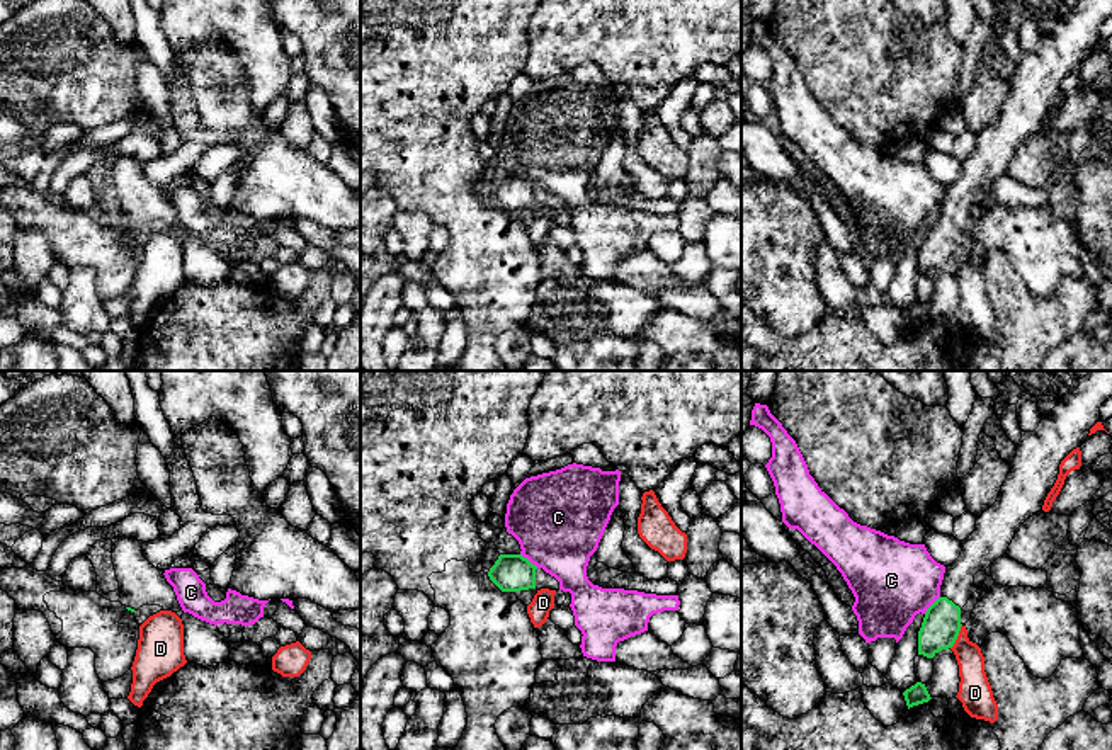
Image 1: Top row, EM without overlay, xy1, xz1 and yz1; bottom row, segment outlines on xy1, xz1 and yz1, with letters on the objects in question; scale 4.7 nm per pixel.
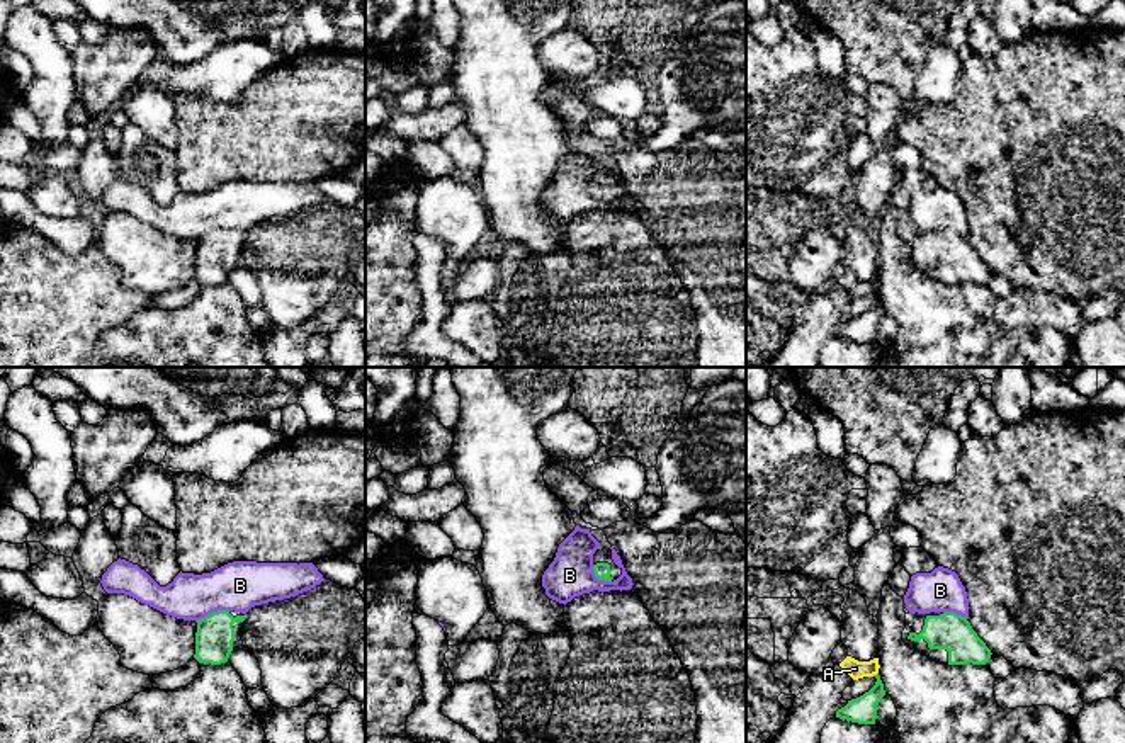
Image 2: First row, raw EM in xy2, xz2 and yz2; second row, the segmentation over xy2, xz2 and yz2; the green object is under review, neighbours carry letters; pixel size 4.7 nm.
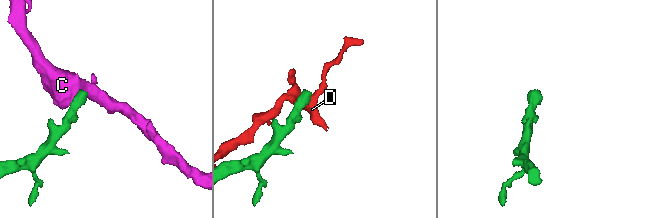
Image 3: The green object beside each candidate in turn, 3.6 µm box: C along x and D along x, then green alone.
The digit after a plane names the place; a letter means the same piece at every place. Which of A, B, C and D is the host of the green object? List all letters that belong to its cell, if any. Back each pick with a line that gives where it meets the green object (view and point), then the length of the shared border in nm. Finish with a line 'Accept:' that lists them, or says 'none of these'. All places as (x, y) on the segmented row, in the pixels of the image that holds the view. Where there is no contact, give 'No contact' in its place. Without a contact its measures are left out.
Accept: none of these

